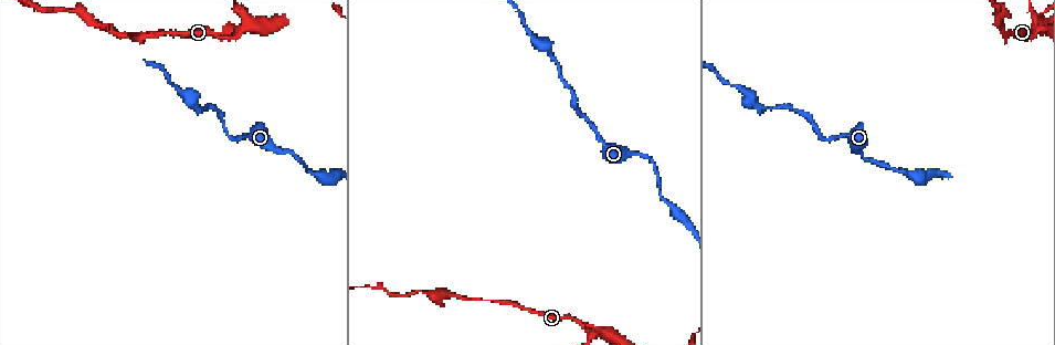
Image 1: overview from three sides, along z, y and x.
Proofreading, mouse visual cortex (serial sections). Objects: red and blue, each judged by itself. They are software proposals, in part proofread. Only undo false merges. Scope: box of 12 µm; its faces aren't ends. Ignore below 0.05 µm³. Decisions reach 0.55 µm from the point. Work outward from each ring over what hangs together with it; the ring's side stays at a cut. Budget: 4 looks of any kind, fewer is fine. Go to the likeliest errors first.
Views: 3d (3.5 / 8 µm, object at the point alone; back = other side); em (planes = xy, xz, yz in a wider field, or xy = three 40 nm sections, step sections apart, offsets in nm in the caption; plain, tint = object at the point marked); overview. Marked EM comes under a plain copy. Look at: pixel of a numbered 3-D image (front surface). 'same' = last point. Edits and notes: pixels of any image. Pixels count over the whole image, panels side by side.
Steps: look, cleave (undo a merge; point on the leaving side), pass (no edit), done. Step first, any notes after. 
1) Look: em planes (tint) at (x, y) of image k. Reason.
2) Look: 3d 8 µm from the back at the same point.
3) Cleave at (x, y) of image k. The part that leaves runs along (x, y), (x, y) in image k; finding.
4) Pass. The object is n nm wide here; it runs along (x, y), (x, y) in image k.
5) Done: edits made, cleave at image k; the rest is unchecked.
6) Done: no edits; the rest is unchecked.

Look: 3d 3.5 µm at (242, 30) of image 1. Looks like a crossing.

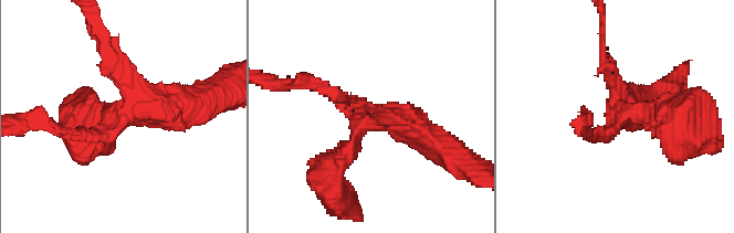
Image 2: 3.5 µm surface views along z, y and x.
Look: em xy step 5 (tint) at (125, 120) of image 2. 4 arms meet here; the arms are 200, 200, 250, 400 nm wide; now the EM.

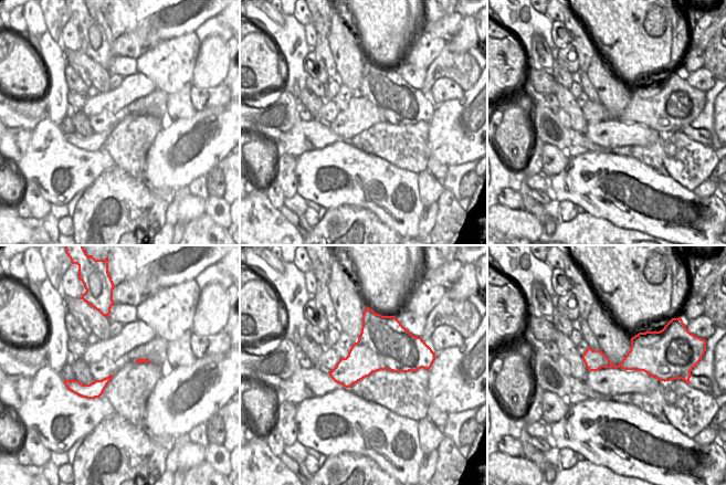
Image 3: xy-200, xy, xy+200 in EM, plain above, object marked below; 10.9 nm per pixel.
Pass. It runs along (585, 357), (655, 373) in image 3; all the same cell.

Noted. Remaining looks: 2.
Look: 3d 3.5 µm at (133, 39) of image 1. Thin neck.

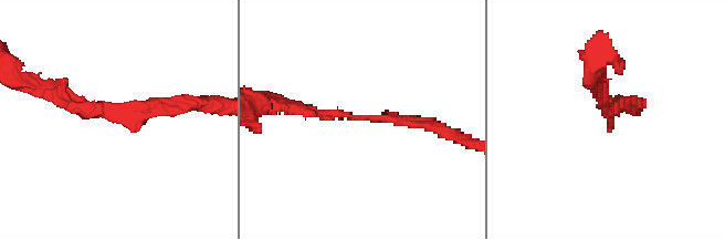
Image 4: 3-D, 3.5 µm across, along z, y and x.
Look: em xy step 1 (tint) at (111, 117) of image 4. The arms are 150, 150 nm wide.

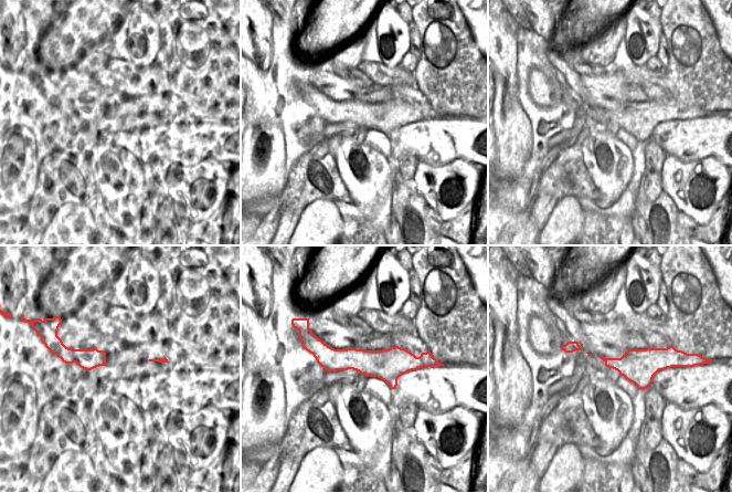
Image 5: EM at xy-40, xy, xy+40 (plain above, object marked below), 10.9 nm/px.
Pass. The object is 340 nm wide here; it runs along (319, 355), (367, 363), (412, 363) in image 5; all the same cell.

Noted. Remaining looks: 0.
Done: no edits; the rest is unchecked.

